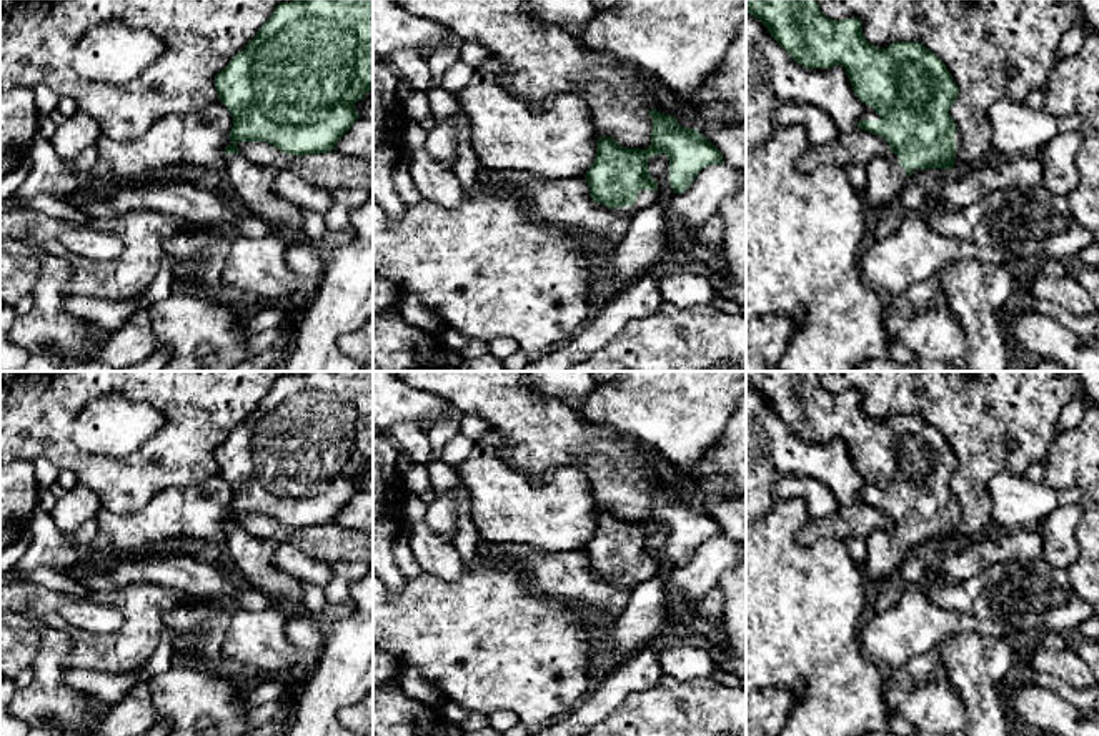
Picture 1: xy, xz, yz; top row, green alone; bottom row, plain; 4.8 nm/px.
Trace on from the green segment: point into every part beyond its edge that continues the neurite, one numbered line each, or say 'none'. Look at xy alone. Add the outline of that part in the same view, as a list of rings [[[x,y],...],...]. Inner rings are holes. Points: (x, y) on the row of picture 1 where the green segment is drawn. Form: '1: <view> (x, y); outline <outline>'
1: xy (253, 184); outline [[[241,152],[225,153],[225,183],[246,205],[250,213],[280,223],[275,235],[283,236],[288,245],[305,238],[301,228],[301,210],[273,191],[278,170],[251,163]]]

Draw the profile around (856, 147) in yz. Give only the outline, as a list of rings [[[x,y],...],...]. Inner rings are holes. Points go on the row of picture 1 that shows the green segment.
[[[861,128],[851,132],[839,132],[823,145],[809,145],[798,162],[801,173],[811,173],[819,167],[834,165],[846,168],[849,165],[868,167],[871,162],[881,157],[891,157],[889,143]]]

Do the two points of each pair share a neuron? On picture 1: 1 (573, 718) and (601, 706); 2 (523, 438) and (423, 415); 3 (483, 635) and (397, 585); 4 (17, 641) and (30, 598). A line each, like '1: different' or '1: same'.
1: same
2: different
3: different
4: same

